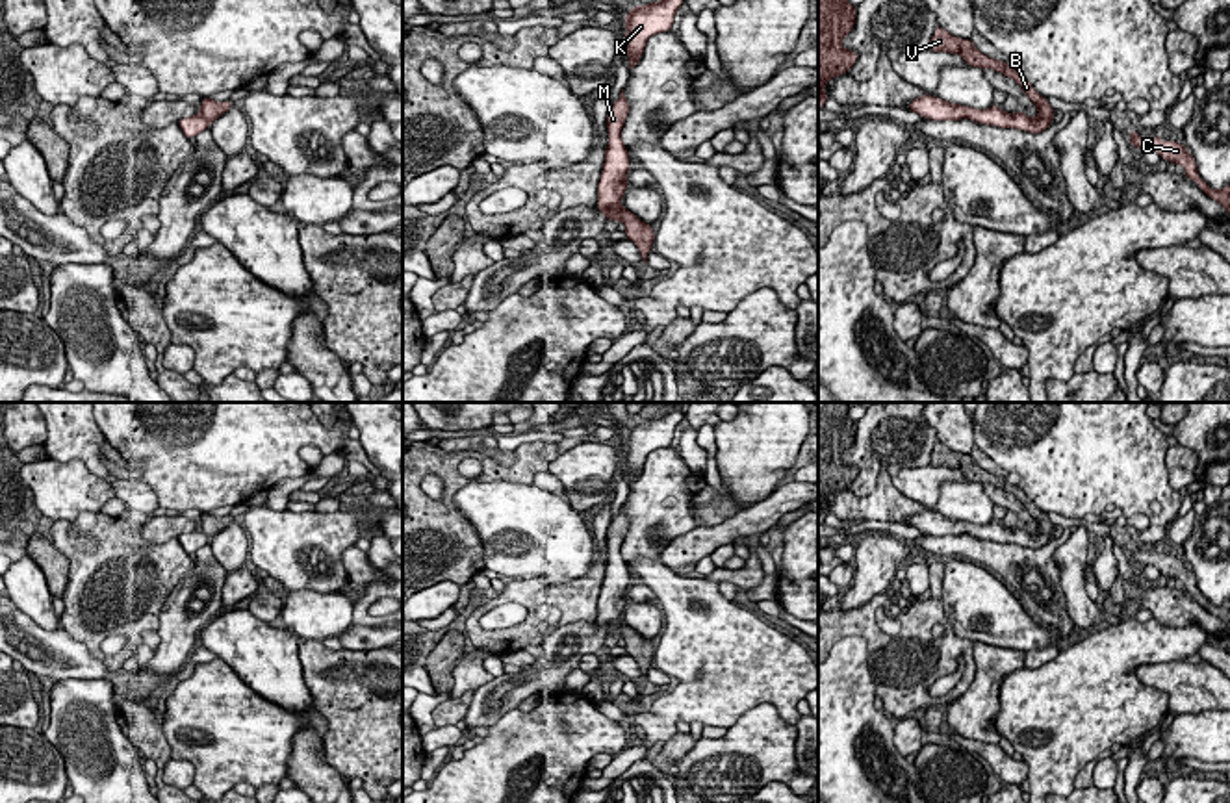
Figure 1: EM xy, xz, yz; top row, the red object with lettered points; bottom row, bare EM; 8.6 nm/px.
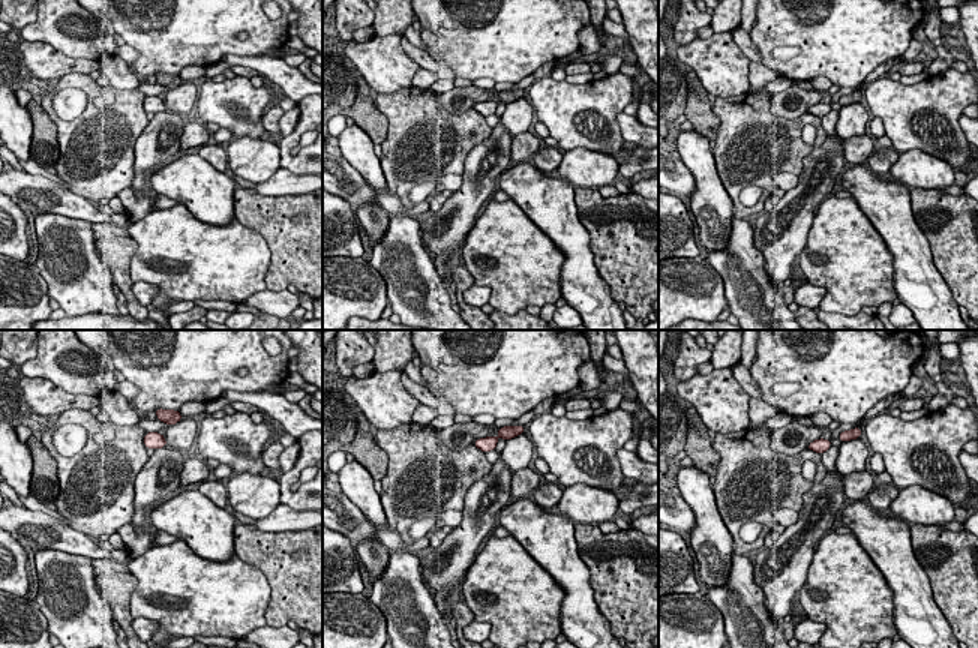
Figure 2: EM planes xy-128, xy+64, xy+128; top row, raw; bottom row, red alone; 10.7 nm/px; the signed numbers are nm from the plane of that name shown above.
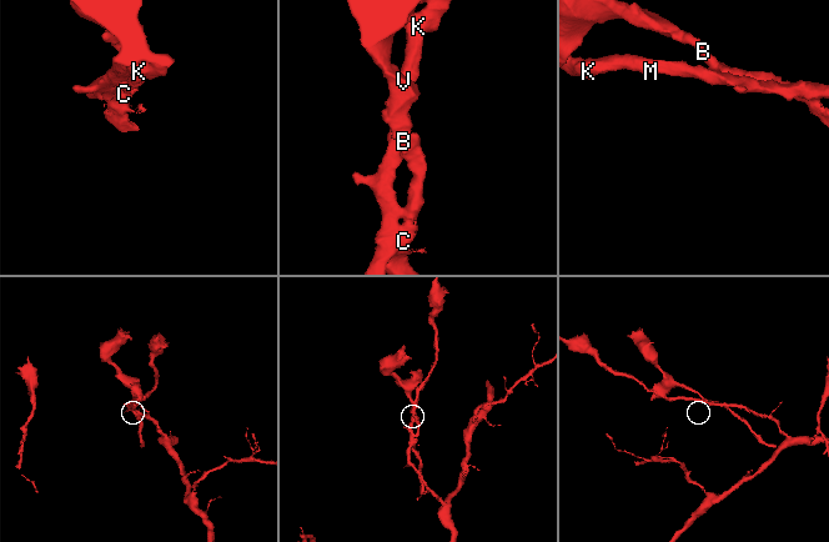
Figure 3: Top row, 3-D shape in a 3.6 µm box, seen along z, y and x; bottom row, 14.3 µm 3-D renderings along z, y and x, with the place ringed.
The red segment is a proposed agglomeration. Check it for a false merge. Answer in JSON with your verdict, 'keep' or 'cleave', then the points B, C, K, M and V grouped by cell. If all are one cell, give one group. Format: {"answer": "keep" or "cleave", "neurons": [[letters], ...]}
{"answer": "cleave", "neurons": [["B", "C", "V"], ["K", "M"]]}

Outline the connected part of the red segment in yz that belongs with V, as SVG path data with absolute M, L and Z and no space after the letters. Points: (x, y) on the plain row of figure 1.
M941 441L935 443L933 452L931 452L931 467L948 467L948 469L957 469L961 471L967 480L970 482L980 482L980 484L993 484L996 488L1002 488L1004 491L1015 495L1022 506L1028 510L1028 514L1033 517L1033 521L1039 525L1039 532L1043 534L1054 534L1056 527L1048 519L1048 514L1039 510L1031 499L1020 490L1020 486L1013 486L1006 477L998 477L993 473L987 473L981 469L970 454L961 454Z

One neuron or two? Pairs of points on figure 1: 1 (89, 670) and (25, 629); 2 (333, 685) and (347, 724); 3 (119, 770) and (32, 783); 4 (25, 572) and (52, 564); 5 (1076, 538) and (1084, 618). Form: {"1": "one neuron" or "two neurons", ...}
{"1": "one neuron", "2": "one neuron", "3": "two neurons", "4": "two neurons", "5": "one neuron"}

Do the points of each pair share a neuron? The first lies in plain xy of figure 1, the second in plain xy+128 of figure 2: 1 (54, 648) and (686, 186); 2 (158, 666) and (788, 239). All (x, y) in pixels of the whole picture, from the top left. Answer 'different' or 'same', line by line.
1: same
2: same

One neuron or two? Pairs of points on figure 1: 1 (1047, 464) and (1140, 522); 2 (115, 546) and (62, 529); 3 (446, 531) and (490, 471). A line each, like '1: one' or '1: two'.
1: two
2: one
3: one

